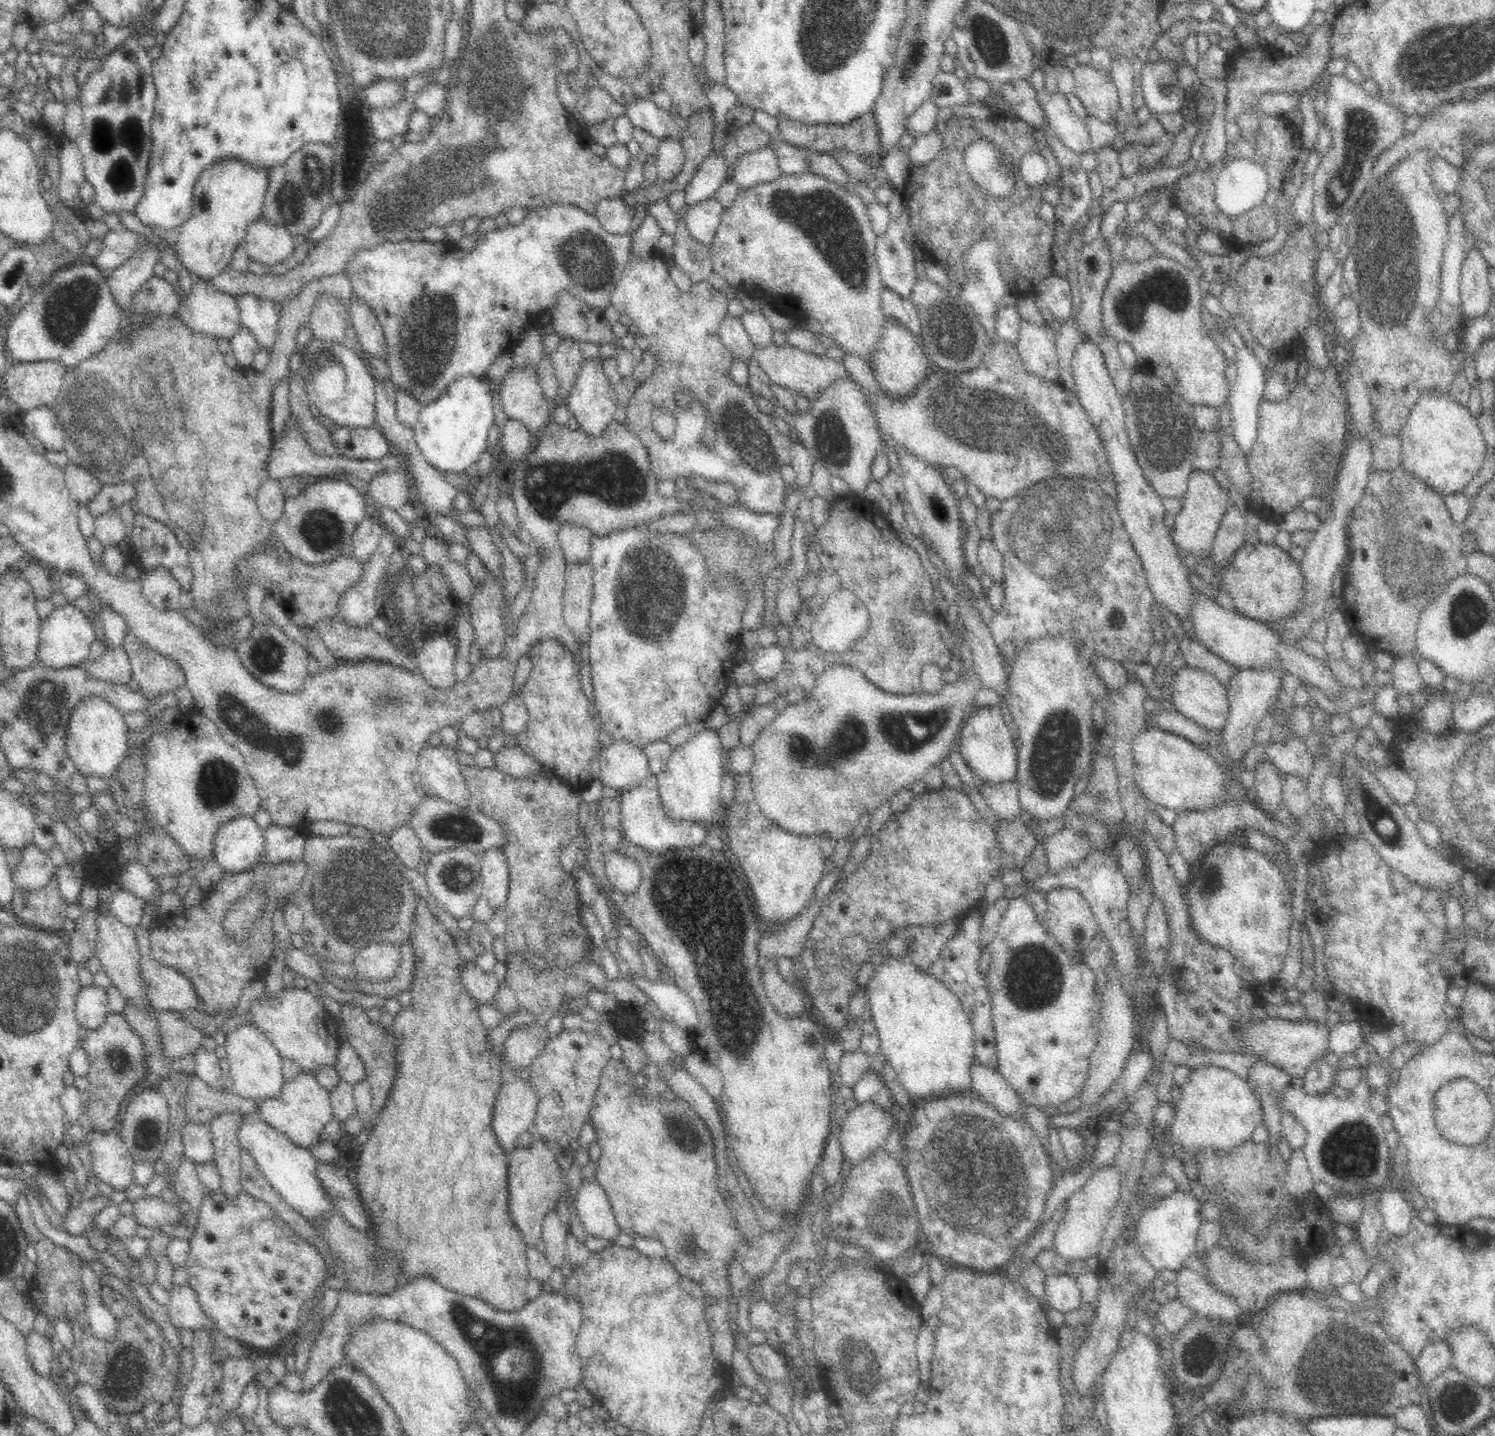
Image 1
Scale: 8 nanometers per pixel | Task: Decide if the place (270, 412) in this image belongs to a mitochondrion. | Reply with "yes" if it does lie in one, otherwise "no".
no

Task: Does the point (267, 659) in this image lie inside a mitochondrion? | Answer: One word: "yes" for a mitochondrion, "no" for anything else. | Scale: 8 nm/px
yes

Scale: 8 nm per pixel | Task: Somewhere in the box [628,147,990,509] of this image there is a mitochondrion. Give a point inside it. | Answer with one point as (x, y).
(833, 231)

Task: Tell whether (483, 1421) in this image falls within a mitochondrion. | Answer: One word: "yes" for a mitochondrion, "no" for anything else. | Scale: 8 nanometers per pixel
yes

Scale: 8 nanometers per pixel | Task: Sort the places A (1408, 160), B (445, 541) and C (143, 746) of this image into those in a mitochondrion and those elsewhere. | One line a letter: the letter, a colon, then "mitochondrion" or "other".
A: other
B: other
C: other

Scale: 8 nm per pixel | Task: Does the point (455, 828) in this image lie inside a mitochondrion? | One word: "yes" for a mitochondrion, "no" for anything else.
yes

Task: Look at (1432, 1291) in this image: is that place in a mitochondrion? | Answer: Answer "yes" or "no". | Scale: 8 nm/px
no

